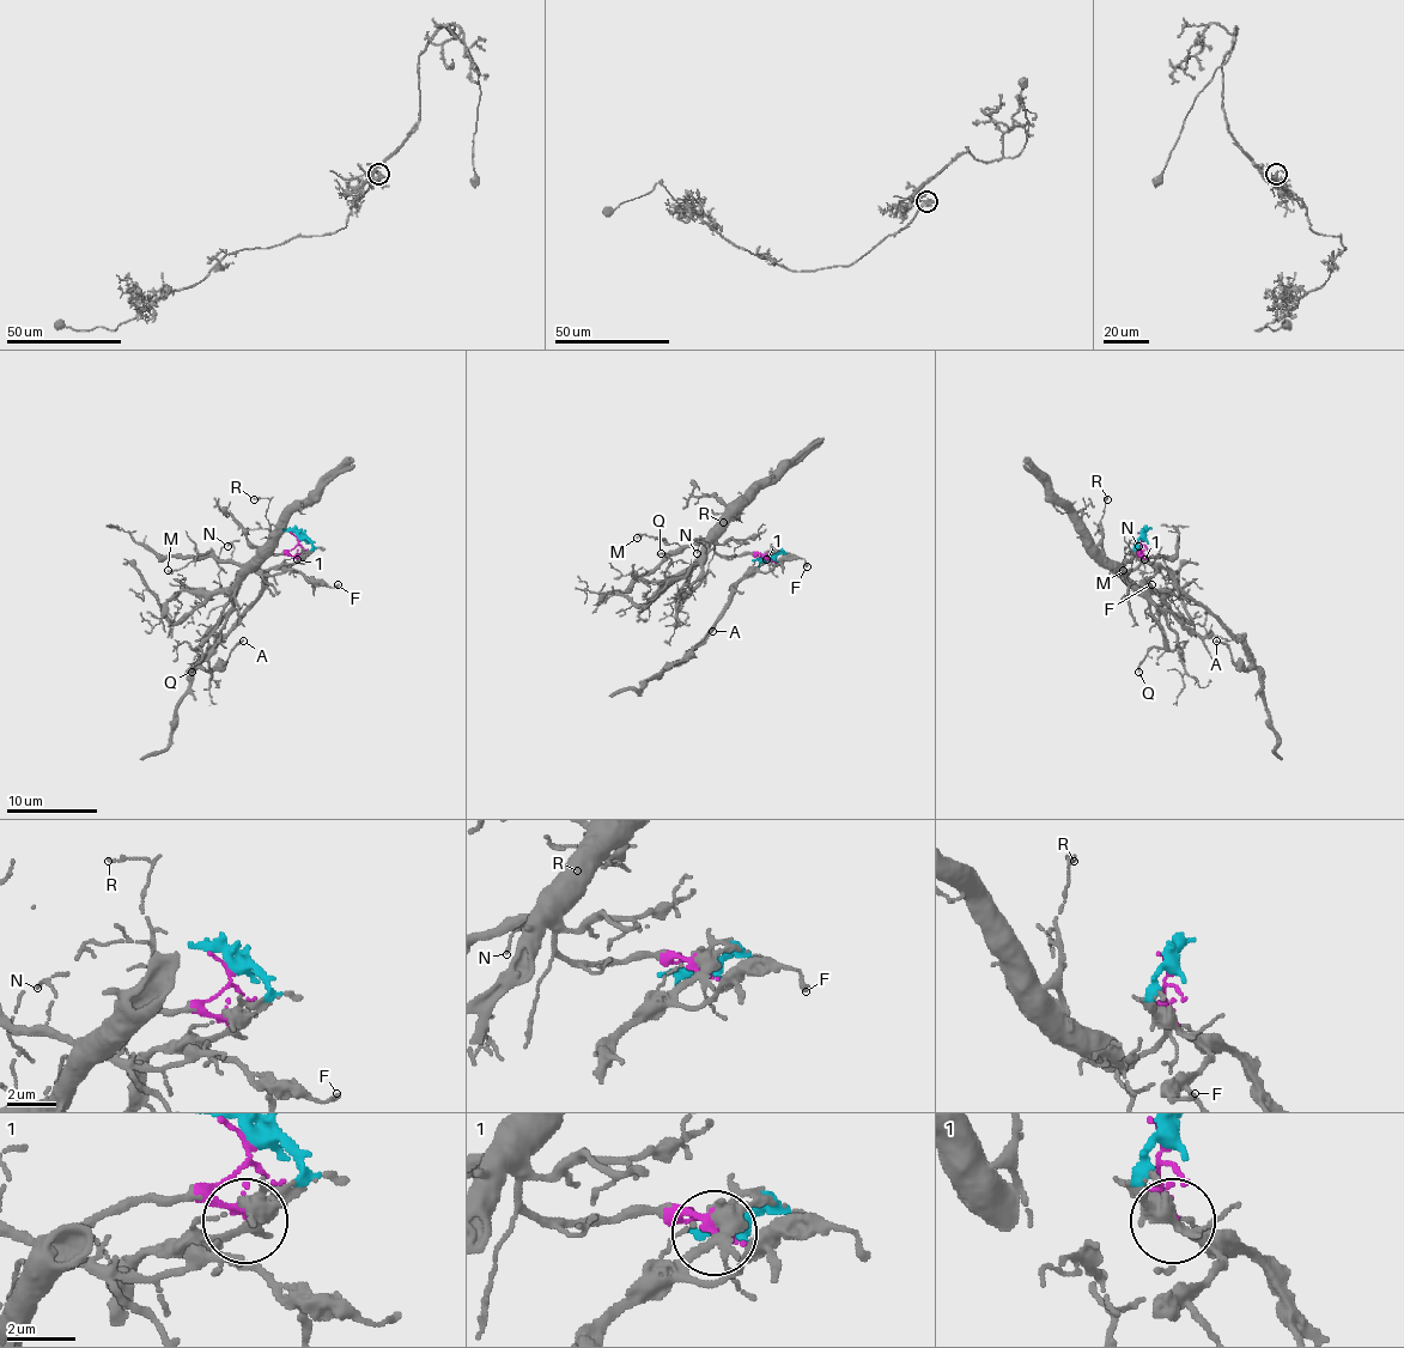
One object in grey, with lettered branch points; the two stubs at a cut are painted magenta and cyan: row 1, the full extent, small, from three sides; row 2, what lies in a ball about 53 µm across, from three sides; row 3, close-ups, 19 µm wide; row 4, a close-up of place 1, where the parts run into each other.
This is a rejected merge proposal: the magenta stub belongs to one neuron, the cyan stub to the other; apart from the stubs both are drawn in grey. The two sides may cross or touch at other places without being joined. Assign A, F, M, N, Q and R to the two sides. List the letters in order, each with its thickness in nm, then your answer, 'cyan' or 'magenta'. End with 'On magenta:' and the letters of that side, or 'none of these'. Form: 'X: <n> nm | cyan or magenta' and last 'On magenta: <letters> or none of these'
A: 130 nm | cyan
F: 160 nm | cyan
M: 160 nm | magenta
N: 100 nm | magenta
Q: 110 nm | magenta
R: 140 nm | magenta
On magenta: M, N, Q, R

